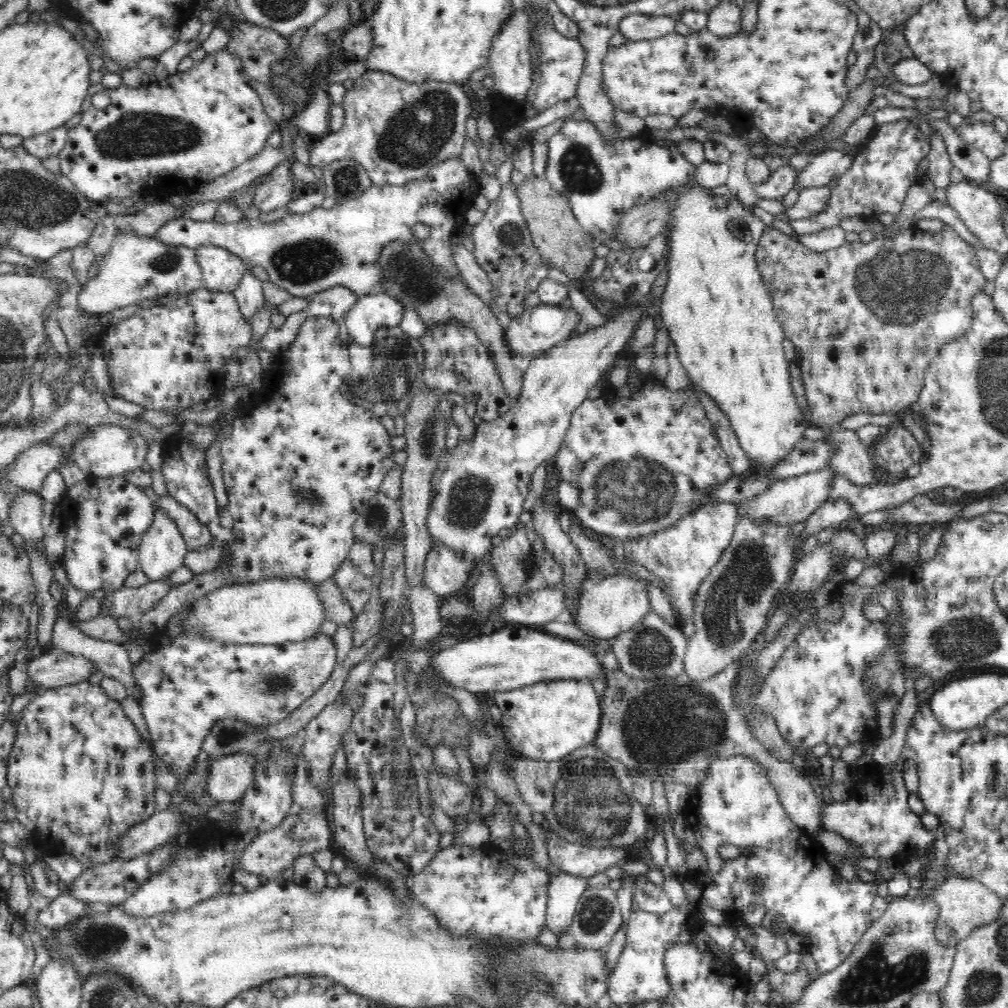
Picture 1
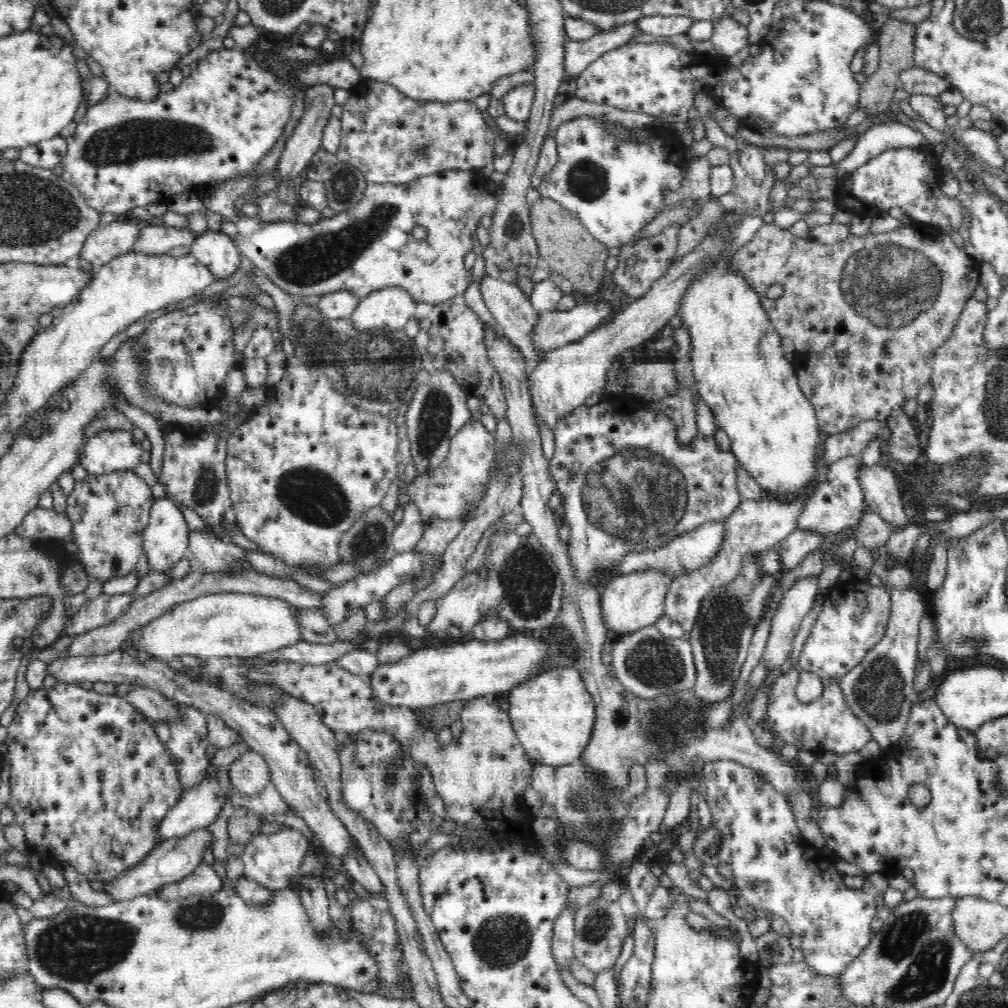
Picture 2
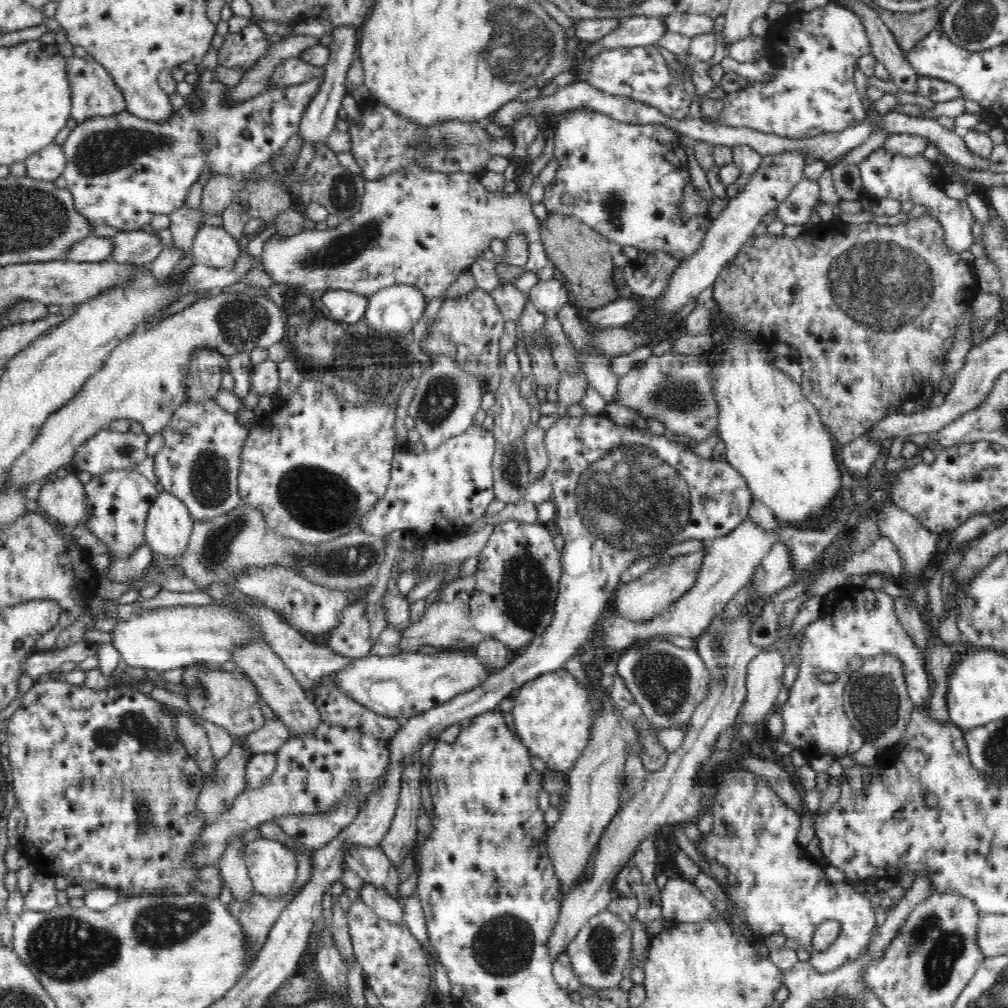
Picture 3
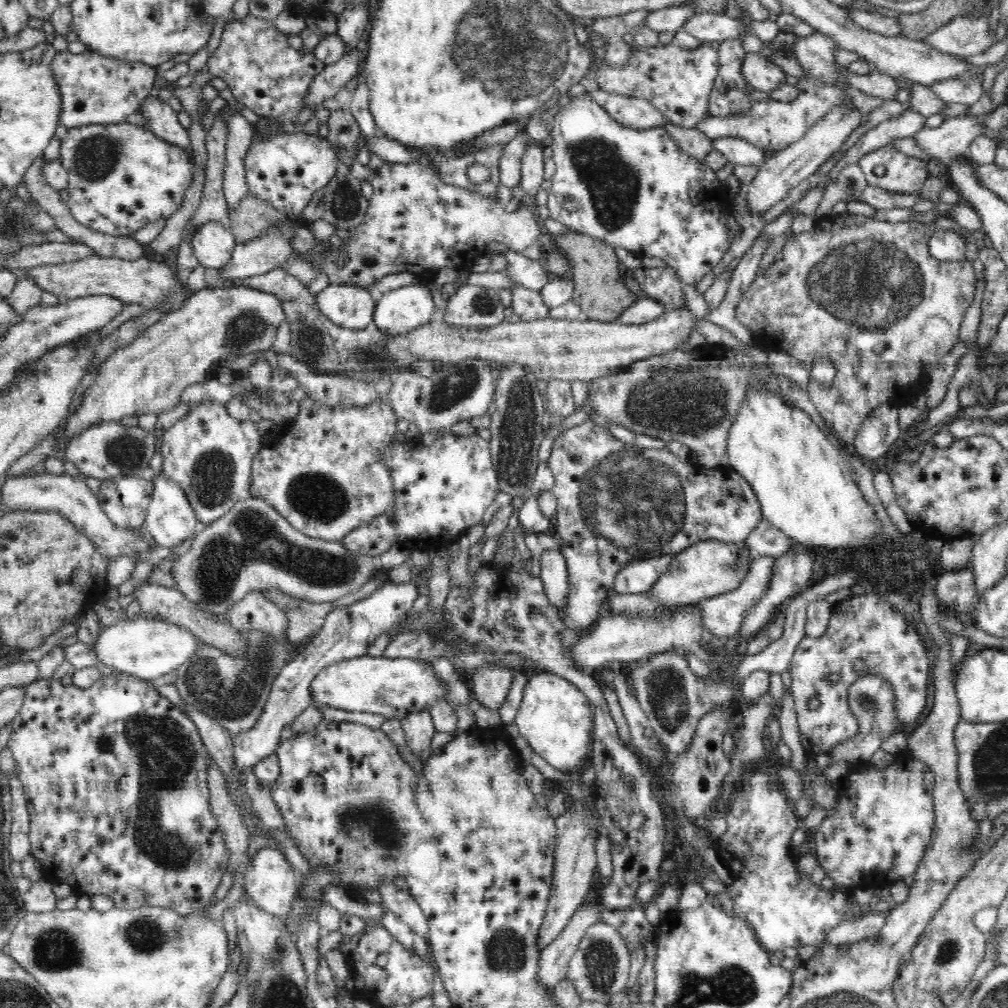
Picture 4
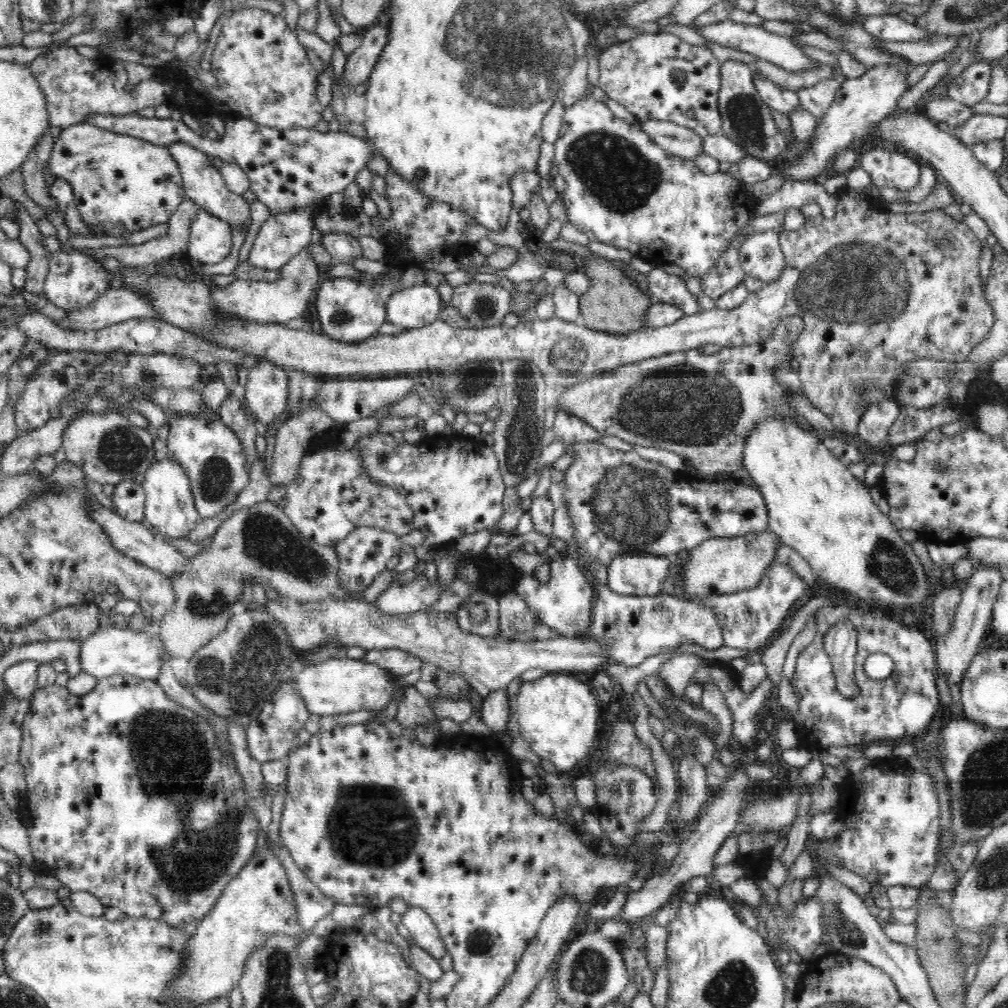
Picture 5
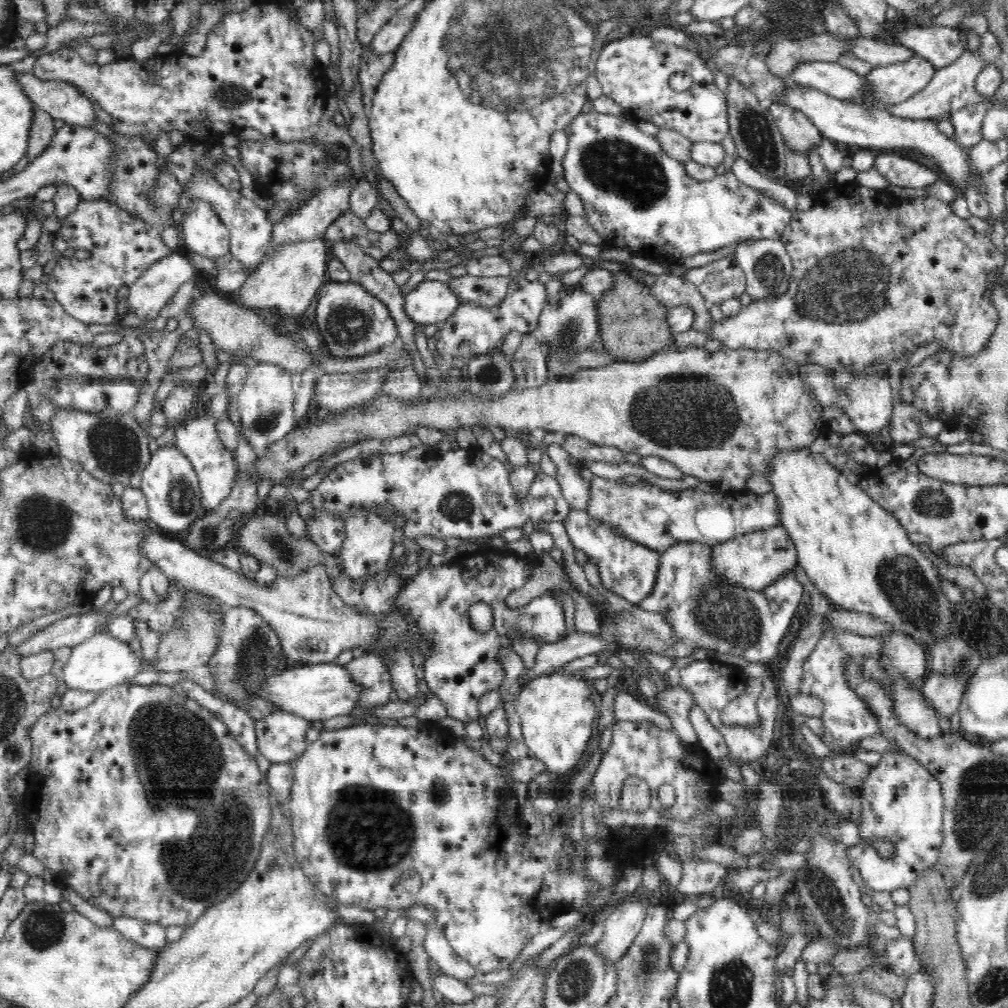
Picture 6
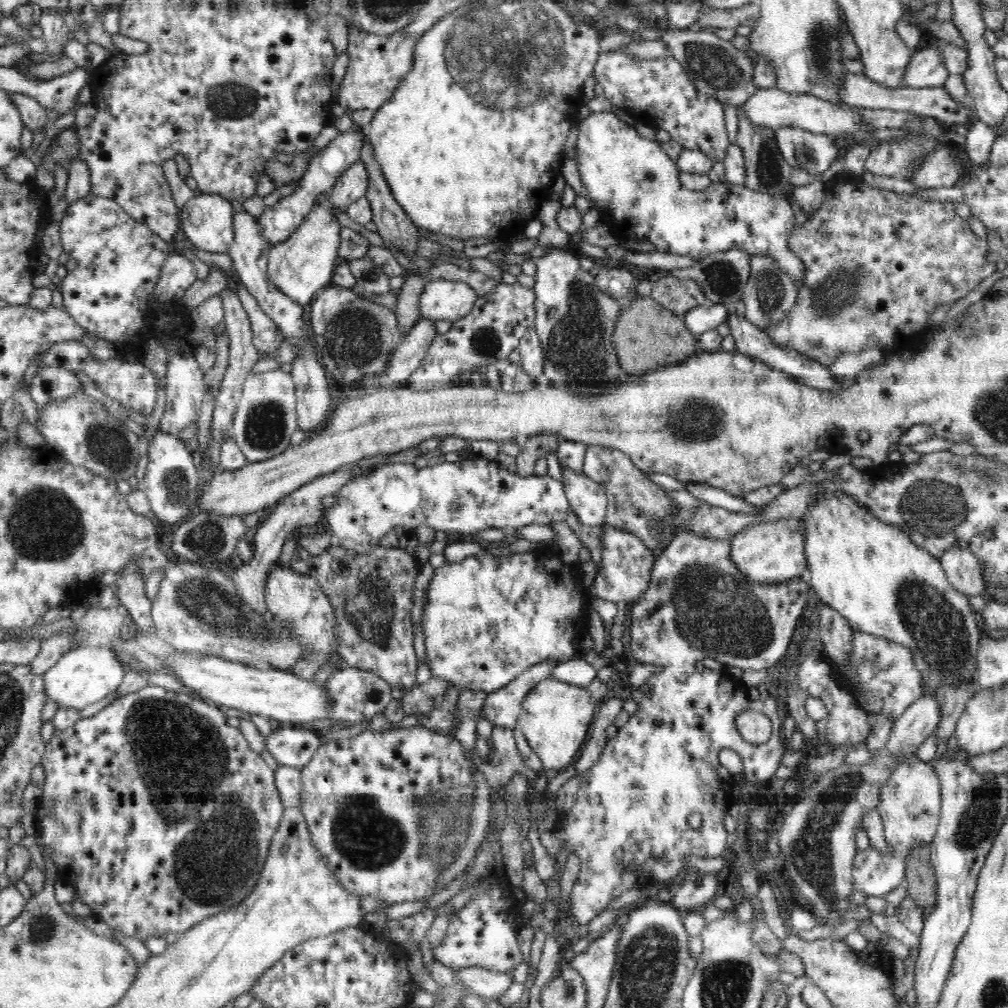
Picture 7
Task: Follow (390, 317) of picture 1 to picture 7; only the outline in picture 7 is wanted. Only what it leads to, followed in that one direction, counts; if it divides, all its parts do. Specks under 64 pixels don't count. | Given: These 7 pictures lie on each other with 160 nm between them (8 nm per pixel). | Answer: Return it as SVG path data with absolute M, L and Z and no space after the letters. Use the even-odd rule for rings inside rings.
M430 279L419 298L421 318L454 321L466 316L477 298L465 282Z

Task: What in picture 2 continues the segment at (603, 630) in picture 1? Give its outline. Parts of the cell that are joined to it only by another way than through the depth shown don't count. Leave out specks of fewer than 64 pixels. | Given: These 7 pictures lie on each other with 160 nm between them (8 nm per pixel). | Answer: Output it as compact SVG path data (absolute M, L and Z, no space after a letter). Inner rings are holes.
M661 570L632 572L627 575L618 573L612 576L603 584L600 596L602 622L614 635L631 633L639 628L654 625L658 617L665 615L666 592L675 578L673 574Z

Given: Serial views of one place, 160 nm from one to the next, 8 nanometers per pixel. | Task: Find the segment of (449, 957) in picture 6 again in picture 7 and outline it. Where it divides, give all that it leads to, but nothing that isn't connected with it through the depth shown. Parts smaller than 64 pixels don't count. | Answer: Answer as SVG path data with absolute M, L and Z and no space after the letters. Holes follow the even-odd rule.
M474 966L460 968L454 974L455 978L468 987L470 992L492 1000L498 1000L500 996L504 996L510 984L514 982L511 972L497 972Z

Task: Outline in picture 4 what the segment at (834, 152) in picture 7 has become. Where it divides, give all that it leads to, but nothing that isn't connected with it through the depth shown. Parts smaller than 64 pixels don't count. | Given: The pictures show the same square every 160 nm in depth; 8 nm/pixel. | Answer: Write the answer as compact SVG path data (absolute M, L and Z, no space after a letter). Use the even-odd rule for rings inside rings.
M758 52L744 56L741 73L748 86L767 93L786 82L784 71Z

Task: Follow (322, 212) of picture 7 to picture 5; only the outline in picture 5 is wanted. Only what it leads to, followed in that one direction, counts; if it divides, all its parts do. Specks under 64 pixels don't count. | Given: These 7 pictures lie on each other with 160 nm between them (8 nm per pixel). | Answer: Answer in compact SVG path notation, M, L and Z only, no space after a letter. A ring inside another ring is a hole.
M304 248L278 271L280 278L276 282L236 279L225 287L212 286L213 308L227 316L266 324L286 323L292 318L303 316L318 288L318 264L310 257L309 250Z

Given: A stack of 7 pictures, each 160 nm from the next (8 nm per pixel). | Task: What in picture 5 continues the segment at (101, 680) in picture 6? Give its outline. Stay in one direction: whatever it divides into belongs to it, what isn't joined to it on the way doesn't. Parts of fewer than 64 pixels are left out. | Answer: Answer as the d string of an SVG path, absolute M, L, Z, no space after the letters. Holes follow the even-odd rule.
M112 625L96 630L86 640L80 642L80 663L82 672L96 679L114 675L134 676L156 681L162 670L162 662L169 658L166 647L162 645L159 635L150 635L145 631L136 631L130 627Z

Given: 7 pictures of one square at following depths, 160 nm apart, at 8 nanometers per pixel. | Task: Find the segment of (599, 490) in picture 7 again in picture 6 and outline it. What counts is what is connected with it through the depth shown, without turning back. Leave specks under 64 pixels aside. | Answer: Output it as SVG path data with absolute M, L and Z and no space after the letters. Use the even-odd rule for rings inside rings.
M557 443L547 445L548 456L557 467L556 480L561 485L564 499L575 510L585 511L590 500L590 482L581 477L579 466L572 466L569 452Z

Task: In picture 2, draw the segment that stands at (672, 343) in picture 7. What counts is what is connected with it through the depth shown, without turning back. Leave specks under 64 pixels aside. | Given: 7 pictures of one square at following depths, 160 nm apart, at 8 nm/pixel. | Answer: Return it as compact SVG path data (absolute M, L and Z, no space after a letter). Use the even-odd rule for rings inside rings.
M540 197L536 202L529 203L529 209L532 234L537 242L539 257L548 263L552 272L567 278L579 296L598 292L606 277L605 264L609 258L607 246L588 232L578 215L552 199Z

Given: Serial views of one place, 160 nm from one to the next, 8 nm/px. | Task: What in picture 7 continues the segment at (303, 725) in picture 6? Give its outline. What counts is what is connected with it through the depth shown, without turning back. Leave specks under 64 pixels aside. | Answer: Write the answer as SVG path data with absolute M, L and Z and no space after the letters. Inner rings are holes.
M276 723L265 739L268 752L280 765L293 766L298 769L311 761L322 743L320 734L296 724Z

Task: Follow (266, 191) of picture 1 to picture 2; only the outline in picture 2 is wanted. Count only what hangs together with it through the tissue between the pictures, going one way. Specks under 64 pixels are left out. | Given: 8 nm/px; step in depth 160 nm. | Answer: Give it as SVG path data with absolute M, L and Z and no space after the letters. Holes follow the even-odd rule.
M324 83L314 84L310 88L305 88L305 110L303 116L300 118L295 130L288 136L282 156L276 165L279 183L275 188L274 194L284 204L297 205L296 184L294 184L294 180L304 172L312 155L321 148L324 128L329 124L328 120L332 118L331 110L336 104L333 95L334 89L335 87Z

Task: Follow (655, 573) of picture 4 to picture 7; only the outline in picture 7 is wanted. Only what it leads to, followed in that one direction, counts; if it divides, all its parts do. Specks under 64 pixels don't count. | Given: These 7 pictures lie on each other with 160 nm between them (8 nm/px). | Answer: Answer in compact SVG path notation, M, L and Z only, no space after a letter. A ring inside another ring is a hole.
M606 525L602 528L602 561L595 581L586 589L587 594L612 603L637 601L646 593L657 553L650 551L632 532Z

